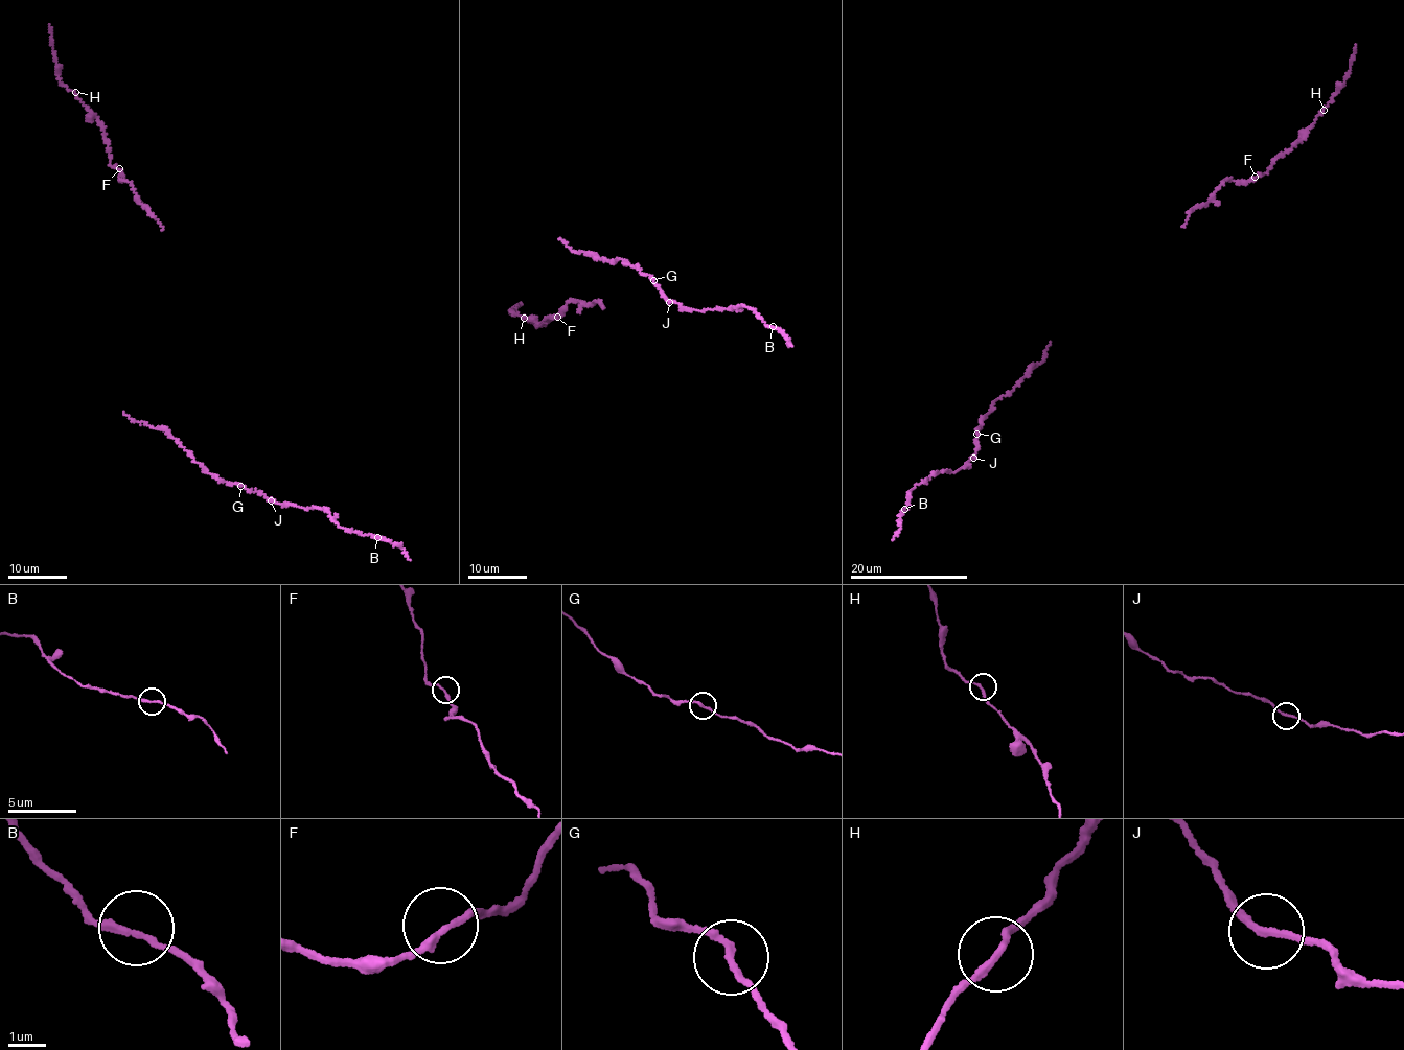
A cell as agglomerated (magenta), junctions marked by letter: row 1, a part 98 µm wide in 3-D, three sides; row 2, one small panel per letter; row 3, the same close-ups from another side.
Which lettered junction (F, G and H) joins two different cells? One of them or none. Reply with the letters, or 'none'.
none

